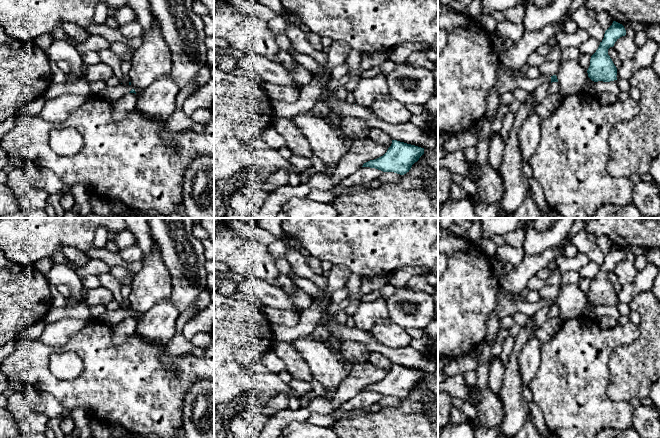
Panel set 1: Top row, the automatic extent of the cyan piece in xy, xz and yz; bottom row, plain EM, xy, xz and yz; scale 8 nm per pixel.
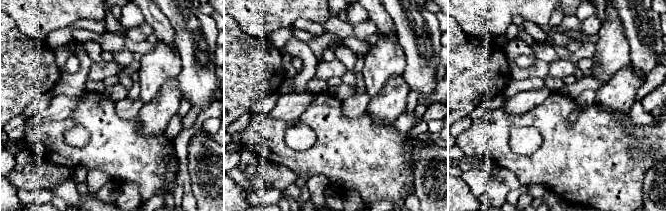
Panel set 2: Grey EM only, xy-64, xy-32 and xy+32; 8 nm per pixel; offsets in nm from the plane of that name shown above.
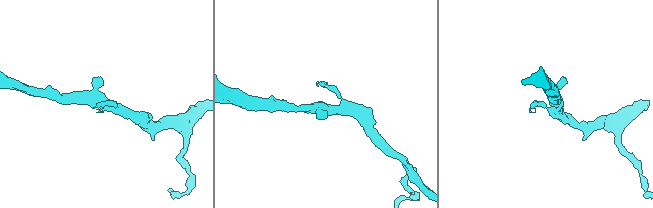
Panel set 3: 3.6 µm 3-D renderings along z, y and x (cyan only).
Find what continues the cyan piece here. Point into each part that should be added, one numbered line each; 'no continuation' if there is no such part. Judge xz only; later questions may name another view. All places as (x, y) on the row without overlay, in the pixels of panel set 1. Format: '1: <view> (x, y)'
no continuation

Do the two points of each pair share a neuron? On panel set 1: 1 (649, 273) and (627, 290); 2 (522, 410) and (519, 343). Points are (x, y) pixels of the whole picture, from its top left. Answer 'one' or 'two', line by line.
1: one
2: one

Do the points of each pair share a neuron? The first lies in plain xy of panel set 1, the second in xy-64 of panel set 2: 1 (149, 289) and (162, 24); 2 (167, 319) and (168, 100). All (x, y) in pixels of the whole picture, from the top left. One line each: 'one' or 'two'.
1: two
2: one

